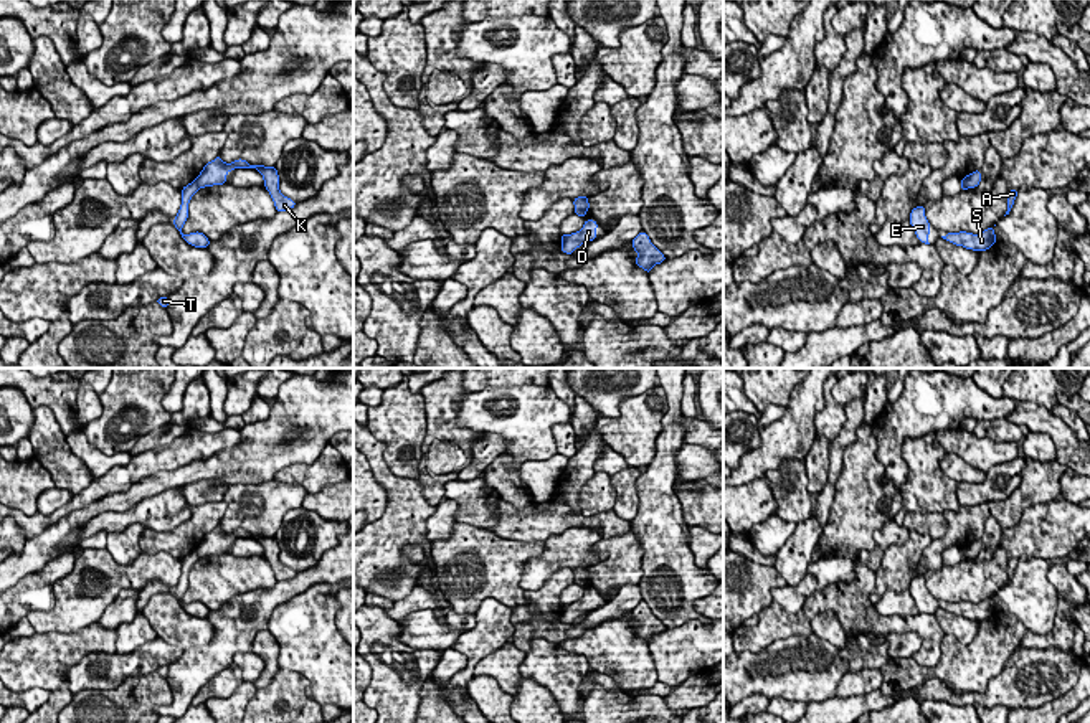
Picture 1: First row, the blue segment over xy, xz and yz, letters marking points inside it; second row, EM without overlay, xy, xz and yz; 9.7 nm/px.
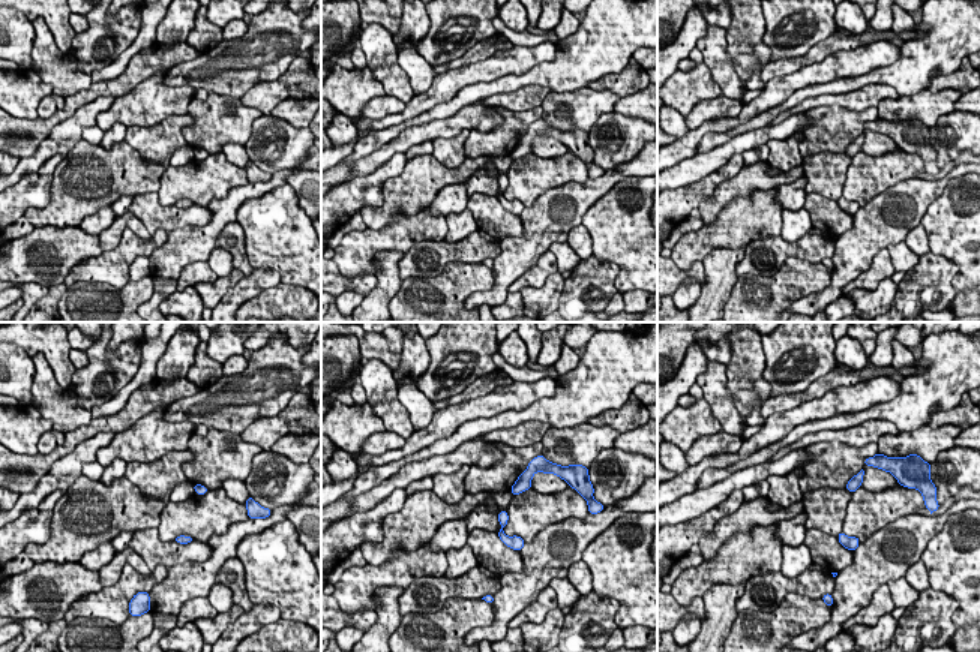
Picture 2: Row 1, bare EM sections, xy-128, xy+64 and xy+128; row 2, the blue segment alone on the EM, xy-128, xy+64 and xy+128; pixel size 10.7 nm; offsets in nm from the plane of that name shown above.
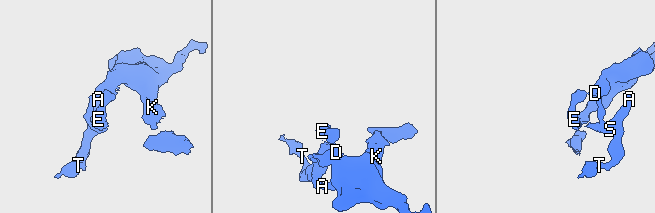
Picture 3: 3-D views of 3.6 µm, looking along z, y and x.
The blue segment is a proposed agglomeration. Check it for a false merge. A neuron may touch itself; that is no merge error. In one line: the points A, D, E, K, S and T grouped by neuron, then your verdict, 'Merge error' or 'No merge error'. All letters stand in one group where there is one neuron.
Groups: A E S T / D K. Merge error

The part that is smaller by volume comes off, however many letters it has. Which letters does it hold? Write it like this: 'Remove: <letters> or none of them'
Remove: A, E, S, T

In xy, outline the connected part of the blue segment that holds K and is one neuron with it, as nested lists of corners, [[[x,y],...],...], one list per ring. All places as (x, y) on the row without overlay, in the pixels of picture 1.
[[[220,525],[215,530],[208,532],[200,545],[197,546],[197,555],[200,558],[213,556],[213,555],[226,555],[226,543],[235,538],[254,538],[263,545],[264,556],[269,561],[276,581],[287,581],[292,579],[297,573],[279,561],[279,545],[276,536],[264,536],[264,535],[251,535],[243,528],[238,528],[231,533],[225,533]]]

